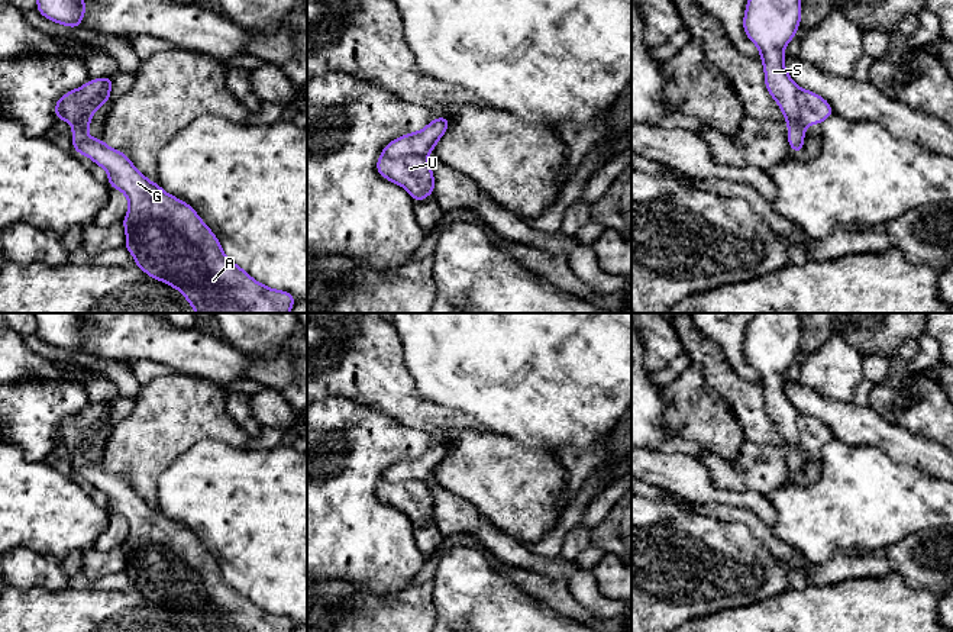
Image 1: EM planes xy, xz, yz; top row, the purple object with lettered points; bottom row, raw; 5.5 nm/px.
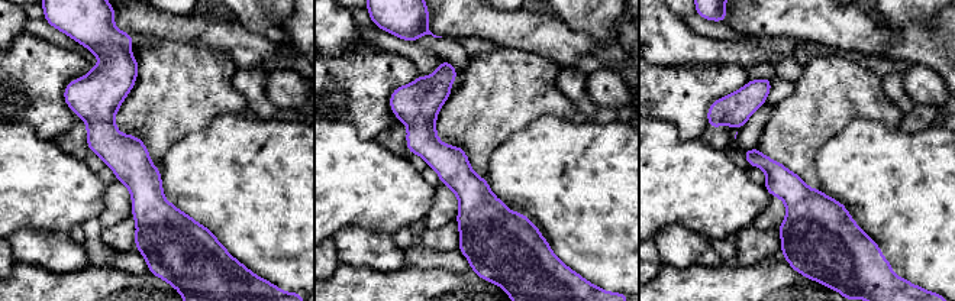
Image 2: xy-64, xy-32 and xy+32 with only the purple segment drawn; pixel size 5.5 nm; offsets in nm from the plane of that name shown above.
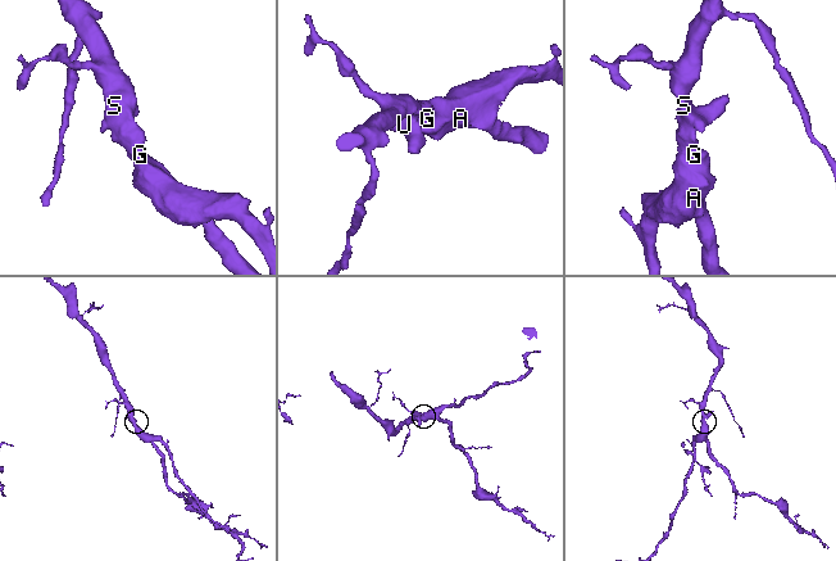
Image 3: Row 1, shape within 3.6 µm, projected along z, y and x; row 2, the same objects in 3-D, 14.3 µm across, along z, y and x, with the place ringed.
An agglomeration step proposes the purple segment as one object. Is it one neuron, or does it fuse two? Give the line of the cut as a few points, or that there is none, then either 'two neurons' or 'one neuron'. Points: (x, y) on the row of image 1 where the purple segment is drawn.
cut in xy along (110, 81), (109, 90), (89, 113), (65, 99), (64, 119); two neurons

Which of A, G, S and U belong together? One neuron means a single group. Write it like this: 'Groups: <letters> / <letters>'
Groups: A G S / U

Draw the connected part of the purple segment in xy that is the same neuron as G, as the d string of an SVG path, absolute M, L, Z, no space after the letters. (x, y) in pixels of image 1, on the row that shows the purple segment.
M75 88L75 90L71 90L68 93L65 93L62 97L65 99L62 101L62 106L64 106L64 112L65 112L65 120L70 120L71 122L71 128L72 128L72 146L74 146L74 152L77 154L83 154L83 155L87 155L88 158L93 159L94 164L103 167L107 174L109 174L109 187L113 187L113 188L117 188L120 191L125 193L125 196L127 197L129 200L129 209L127 209L127 215L125 216L125 219L122 220L123 226L125 226L125 230L126 230L126 244L125 244L125 248L133 255L135 258L135 264L143 271L146 273L149 277L155 278L155 280L159 280L159 281L164 281L167 283L168 286L180 290L182 293L182 296L187 299L187 302L190 303L190 306L197 312L197 313L290 313L291 307L294 306L295 303L295 297L288 293L288 291L282 291L282 290L274 290L274 288L269 288L261 283L258 283L256 280L253 280L243 268L238 267L232 259L229 259L223 249L222 249L222 245L219 242L219 239L214 236L214 233L211 232L211 229L200 219L200 216L197 215L197 212L185 201L168 194L167 191L164 191L158 183L152 183L149 181L132 162L130 159L122 152L122 151L117 151L114 148L110 148L107 146L101 138L97 138L97 139L91 139L88 135L87 135L87 129L91 123L91 117L93 117L93 113L106 101L112 101L110 99L110 90L106 93L104 97L100 99L100 101L97 103L97 106L94 107L94 110L90 113L90 115L84 115L83 110L72 101L70 100L68 97L71 94L74 94L75 91L81 90L80 88Z

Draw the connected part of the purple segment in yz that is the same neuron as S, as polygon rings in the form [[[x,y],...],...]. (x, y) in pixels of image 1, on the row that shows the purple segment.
[[[747,0],[743,17],[746,36],[759,48],[765,86],[788,122],[791,151],[801,154],[804,126],[799,123],[798,86],[786,72],[784,49],[801,26],[801,0]]]

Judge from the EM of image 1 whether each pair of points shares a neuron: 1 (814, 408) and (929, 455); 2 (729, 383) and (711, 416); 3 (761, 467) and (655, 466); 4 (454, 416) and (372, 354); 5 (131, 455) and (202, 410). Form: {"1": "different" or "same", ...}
{"1": "same", "2": "different", "3": "different", "4": "same", "5": "same"}

